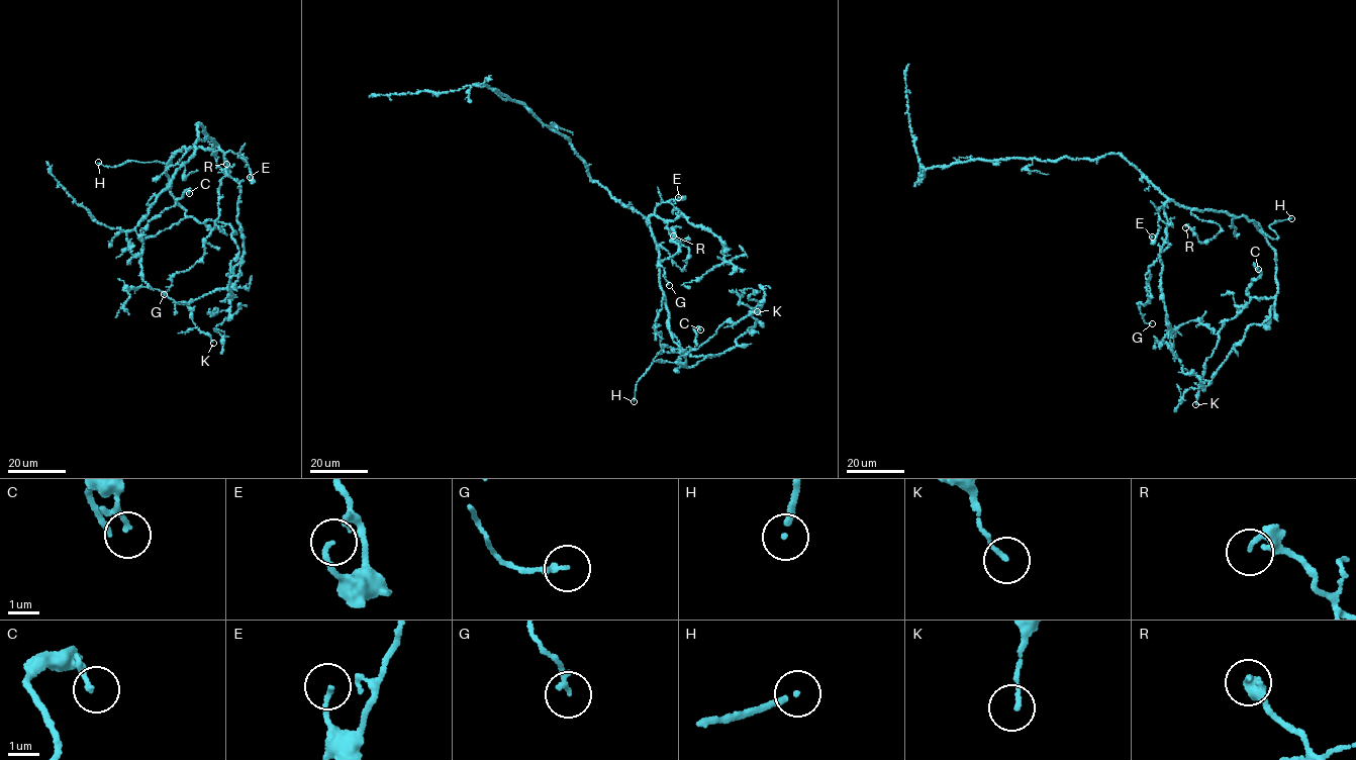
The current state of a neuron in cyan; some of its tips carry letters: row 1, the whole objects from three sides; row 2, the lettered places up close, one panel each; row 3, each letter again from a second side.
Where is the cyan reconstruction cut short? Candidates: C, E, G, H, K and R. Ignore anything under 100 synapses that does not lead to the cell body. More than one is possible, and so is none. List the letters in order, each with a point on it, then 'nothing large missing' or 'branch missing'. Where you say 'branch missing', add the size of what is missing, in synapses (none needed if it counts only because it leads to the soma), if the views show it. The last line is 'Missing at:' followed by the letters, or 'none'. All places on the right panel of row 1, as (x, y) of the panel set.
C: (1258, 269) | nothing large missing
E: (1152, 236) | nothing large missing
G: (1152, 323) | nothing large missing
H: (1291, 218) | branch missing
K: (1195, 404) | nothing large missing
R: (1185, 227) | nothing large missing
Missing at: H

